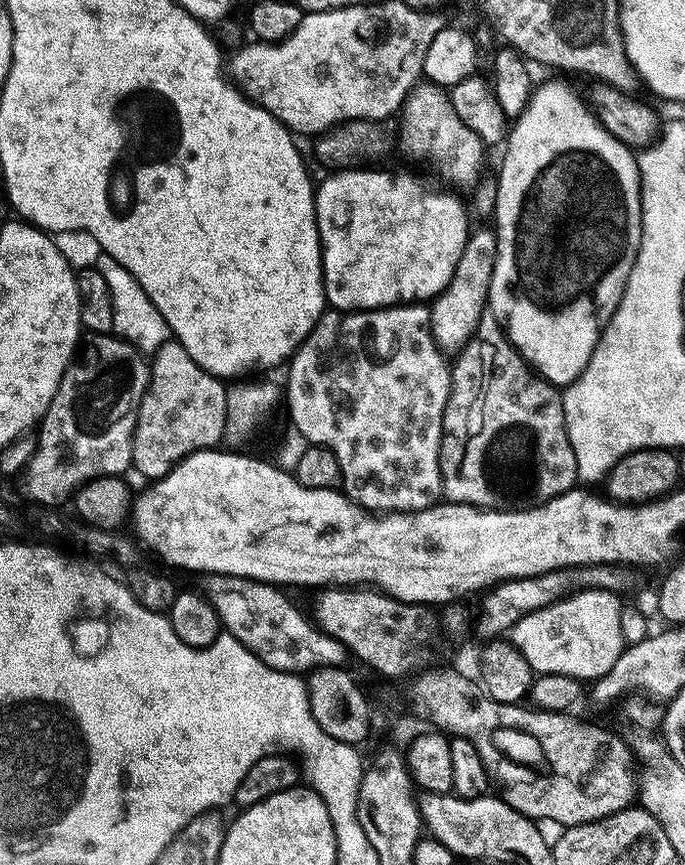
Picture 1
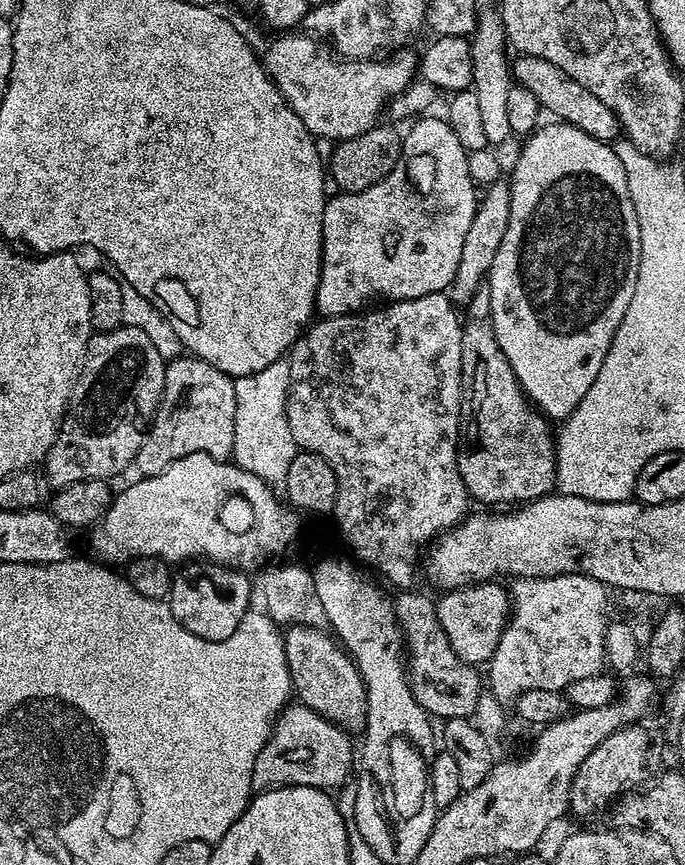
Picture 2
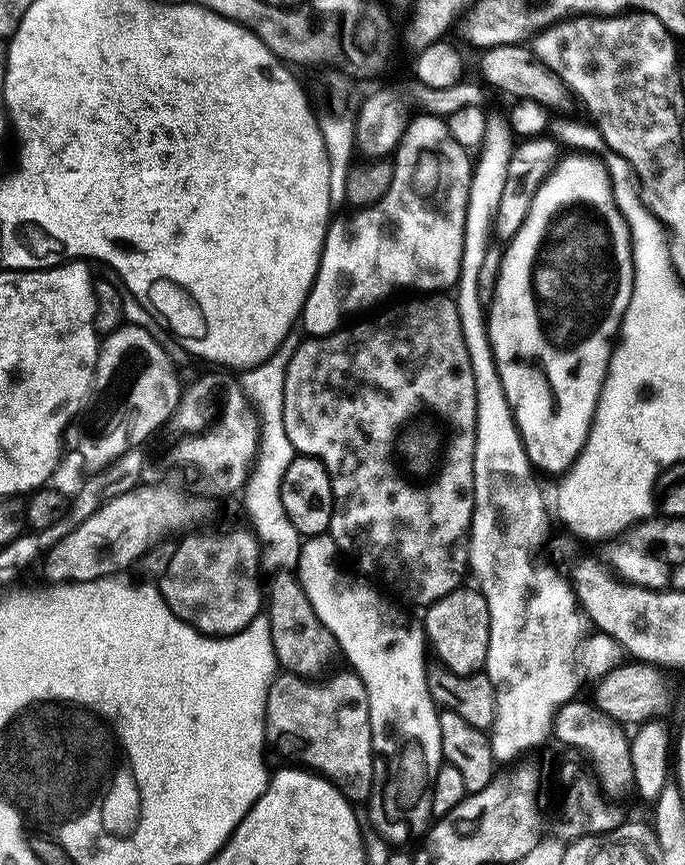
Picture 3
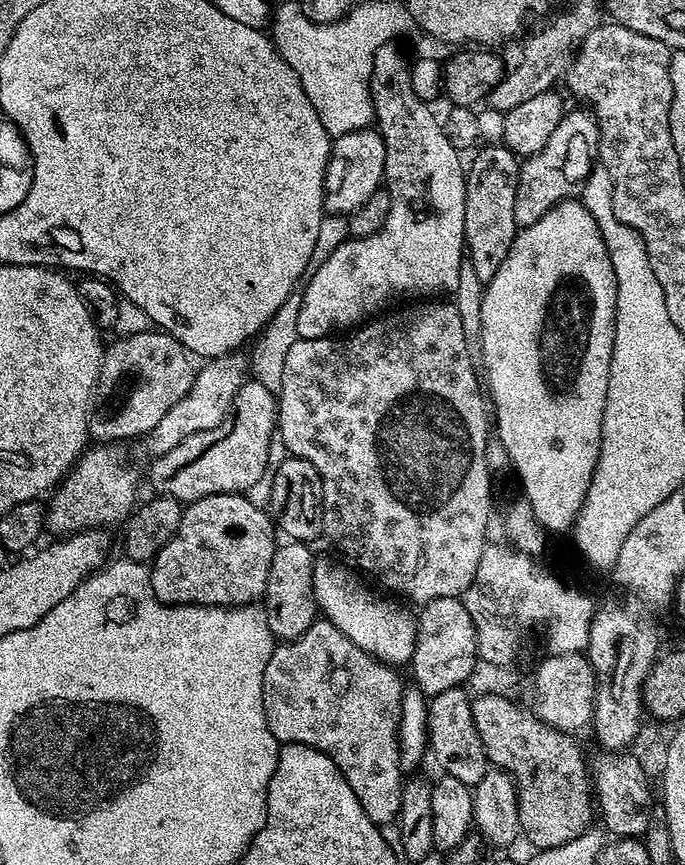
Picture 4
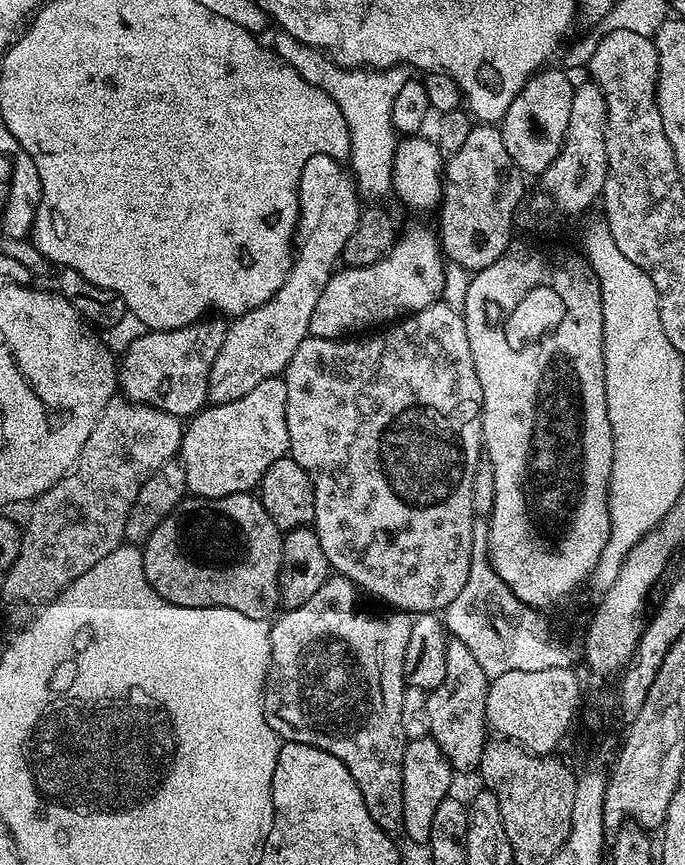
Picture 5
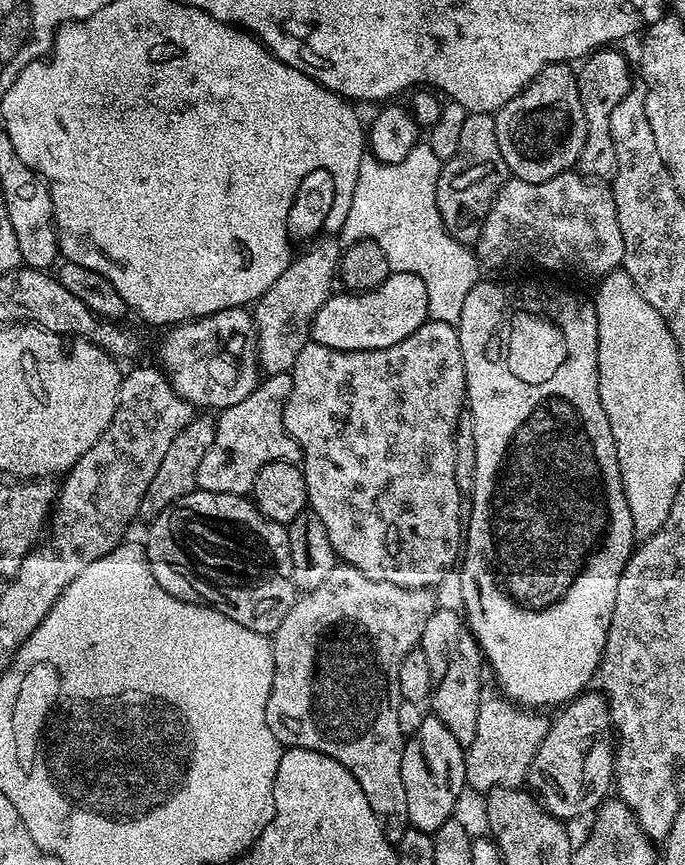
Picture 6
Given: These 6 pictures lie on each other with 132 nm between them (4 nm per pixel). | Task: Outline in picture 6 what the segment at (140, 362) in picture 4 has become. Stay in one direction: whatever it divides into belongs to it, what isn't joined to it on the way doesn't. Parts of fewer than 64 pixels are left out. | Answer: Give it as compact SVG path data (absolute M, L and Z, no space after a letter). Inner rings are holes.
M247 307L223 308L197 320L185 320L167 329L164 341L160 344L159 367L168 377L172 388L196 410L223 410L238 406L242 398L249 396L262 379L262 369L256 359L256 322Z

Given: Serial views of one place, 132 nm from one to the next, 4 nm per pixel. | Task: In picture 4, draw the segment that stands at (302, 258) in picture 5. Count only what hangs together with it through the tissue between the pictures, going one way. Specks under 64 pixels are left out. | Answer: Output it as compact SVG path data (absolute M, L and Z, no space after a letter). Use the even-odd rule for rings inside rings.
M375 127L359 128L332 140L332 153L324 175L324 207L329 213L358 211L370 194L381 191L386 166L386 146ZM229 354L209 359L205 364L208 365L197 371L196 381L190 386L186 398L182 398L182 402L177 402L175 406L170 406L170 410L166 410L165 416L158 421L158 426L154 426L154 430L143 437L142 444L149 452L149 457L165 456L170 450L187 445L201 434L215 433L229 419L234 398L249 375L249 361L245 357L243 360L240 354Z

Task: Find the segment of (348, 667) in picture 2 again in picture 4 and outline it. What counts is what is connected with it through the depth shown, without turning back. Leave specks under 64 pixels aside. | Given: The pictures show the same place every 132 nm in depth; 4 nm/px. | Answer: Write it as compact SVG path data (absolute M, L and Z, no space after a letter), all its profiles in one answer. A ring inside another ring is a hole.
M287 541L277 547L274 558L271 559L262 607L272 636L282 642L296 640L318 618L318 605L313 590L316 556L309 548L311 547L303 541Z

